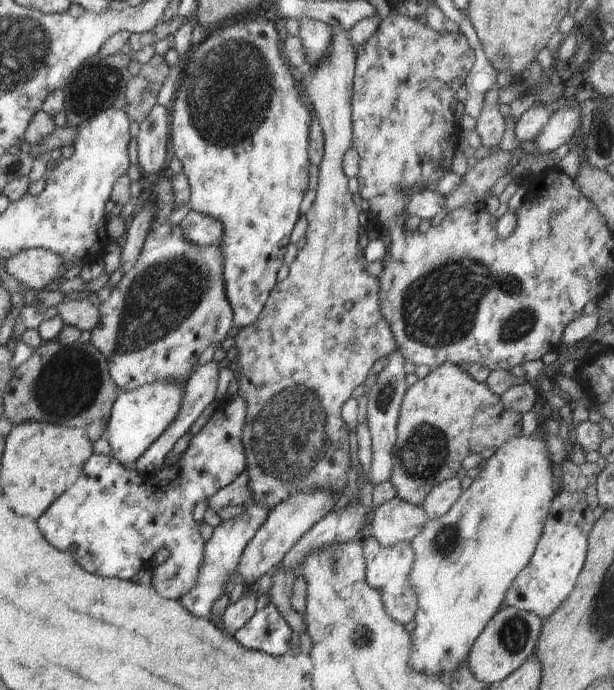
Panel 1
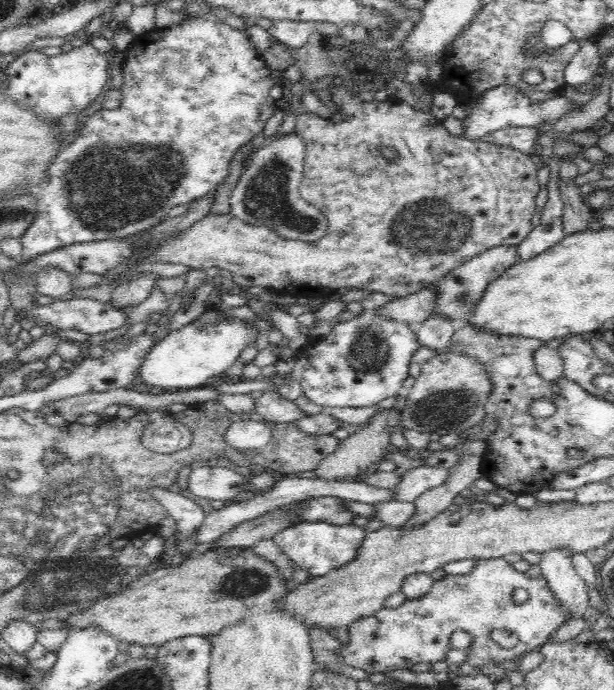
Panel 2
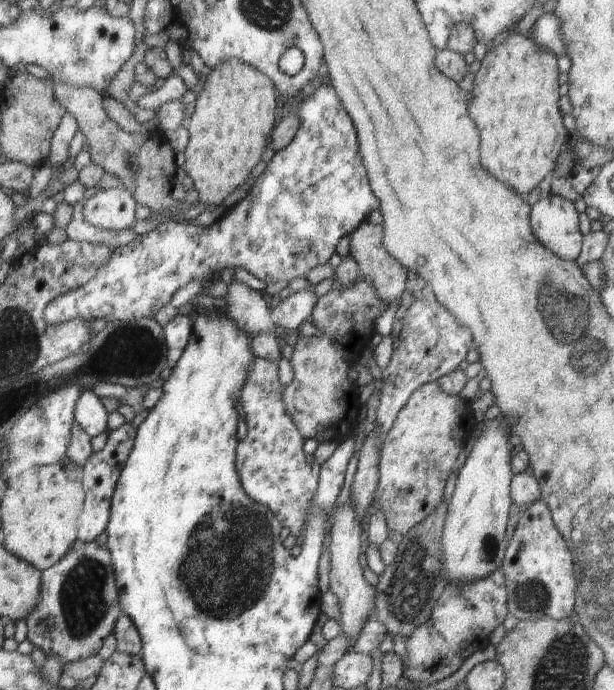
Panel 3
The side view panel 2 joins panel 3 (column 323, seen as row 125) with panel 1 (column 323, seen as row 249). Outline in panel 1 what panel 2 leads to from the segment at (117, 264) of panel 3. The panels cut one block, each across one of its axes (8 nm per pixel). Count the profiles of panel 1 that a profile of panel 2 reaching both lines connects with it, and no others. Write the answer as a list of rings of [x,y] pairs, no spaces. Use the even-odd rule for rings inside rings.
[[[300,18],[298,22],[299,38],[306,50],[306,62],[309,66],[318,64],[328,54],[334,30],[324,22],[312,18]]]

